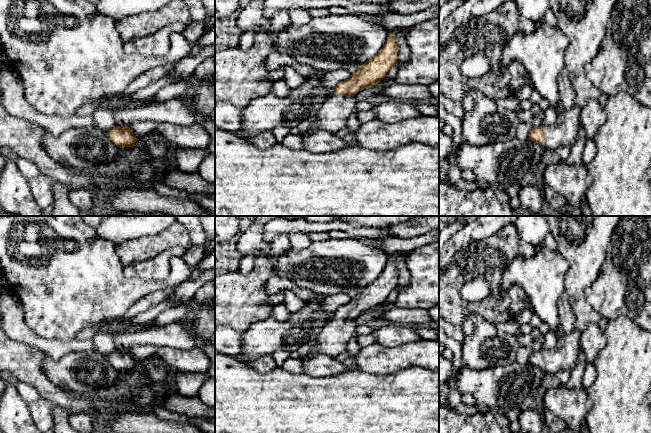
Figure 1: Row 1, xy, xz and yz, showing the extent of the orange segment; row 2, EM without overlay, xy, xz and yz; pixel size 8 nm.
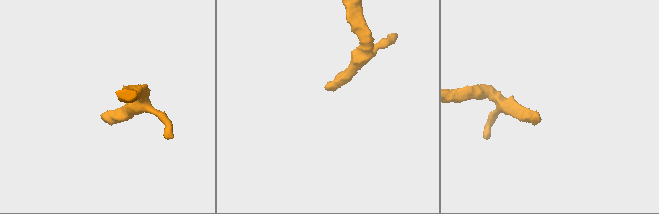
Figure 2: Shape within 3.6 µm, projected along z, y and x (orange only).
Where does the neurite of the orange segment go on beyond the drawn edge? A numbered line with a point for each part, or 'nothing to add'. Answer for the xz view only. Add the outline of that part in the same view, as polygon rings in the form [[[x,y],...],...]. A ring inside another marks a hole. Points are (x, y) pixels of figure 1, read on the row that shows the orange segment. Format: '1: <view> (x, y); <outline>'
1: xz (333, 115); [[[333,94],[322,103],[316,115],[317,119],[312,122],[311,127],[301,135],[311,133],[317,129],[324,129],[331,133],[336,133],[347,126],[348,118],[354,110],[356,110],[354,97]]]

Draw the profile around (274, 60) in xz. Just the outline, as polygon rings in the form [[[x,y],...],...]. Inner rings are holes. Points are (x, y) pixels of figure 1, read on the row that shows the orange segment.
[[[272,51],[266,57],[264,66],[268,72],[276,71],[282,66],[290,66],[296,69],[303,76],[313,75],[316,73],[316,69],[312,66],[300,64],[292,56],[279,54],[276,51]]]

